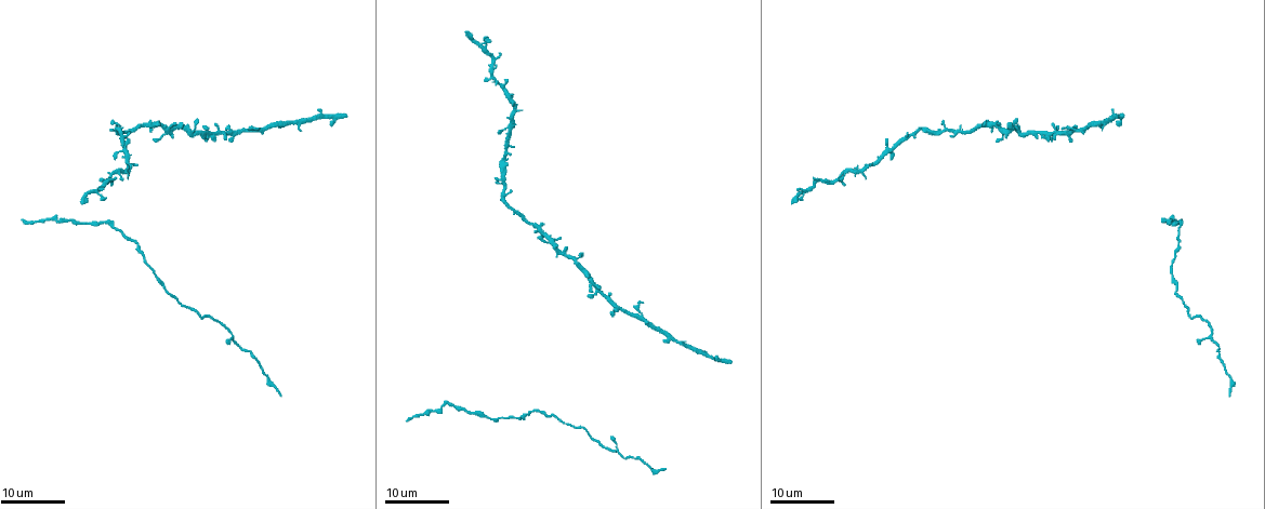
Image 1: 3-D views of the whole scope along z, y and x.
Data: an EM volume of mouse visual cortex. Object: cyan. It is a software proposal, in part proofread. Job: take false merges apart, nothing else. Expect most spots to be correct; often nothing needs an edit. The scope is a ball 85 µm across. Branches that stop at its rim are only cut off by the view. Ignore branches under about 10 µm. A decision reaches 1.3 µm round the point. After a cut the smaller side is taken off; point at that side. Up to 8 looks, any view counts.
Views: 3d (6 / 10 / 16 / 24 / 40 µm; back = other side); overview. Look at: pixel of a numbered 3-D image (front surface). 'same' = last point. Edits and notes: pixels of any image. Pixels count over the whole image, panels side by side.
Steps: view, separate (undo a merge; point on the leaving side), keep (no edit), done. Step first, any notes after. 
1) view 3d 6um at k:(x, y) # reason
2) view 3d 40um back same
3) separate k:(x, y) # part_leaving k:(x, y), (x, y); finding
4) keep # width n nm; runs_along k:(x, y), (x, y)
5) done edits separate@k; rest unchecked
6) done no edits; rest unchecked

view 3d 16um at 1:(503, 177) # sudden change in width

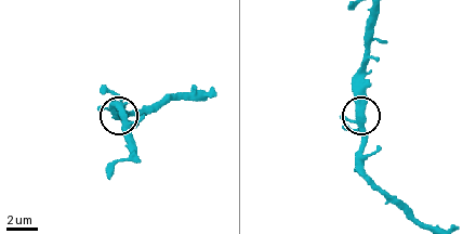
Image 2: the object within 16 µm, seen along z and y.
view 3d 10um at 2:(361, 117)

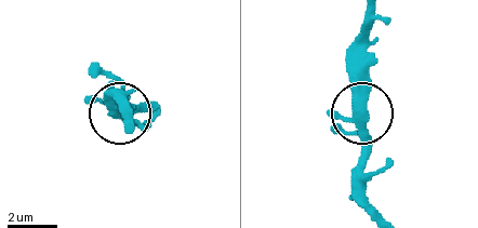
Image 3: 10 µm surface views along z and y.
keep # runs_along 3:(379, 212), (367, 193), (360, 53); one cell here

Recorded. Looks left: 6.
view 3d 24um at 1:(489, 76) # sudden change in width

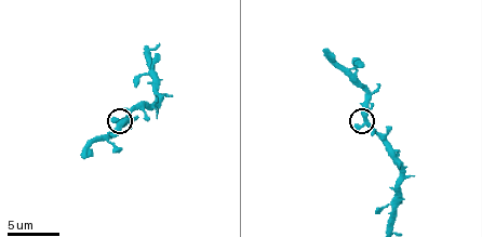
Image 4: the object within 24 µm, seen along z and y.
view 3d 6um at 4:(364, 119)

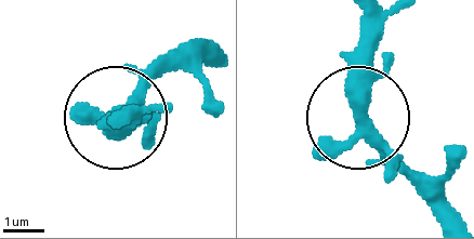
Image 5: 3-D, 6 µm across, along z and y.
keep # runs_along 5:(446, 211), (356, 118), (363, 15); all the same cell

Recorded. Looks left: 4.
view 3d 16um at 1:(1174, 251)

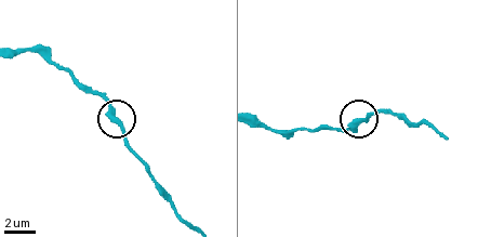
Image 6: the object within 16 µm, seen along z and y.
view 3d 10um at 6:(119, 124) # closer look

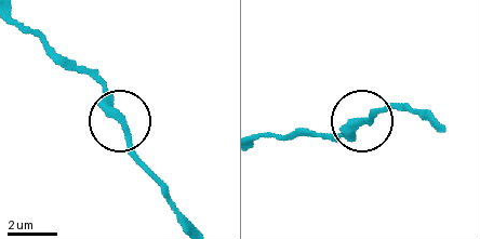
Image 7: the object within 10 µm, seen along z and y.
view 3d 6um at 7:(120, 122)

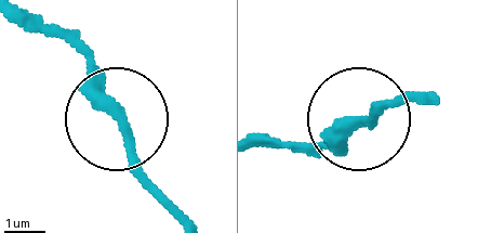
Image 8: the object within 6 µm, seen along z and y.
keep # width 290 nm; all the same cell

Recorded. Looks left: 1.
done no edits; rest unchecked

